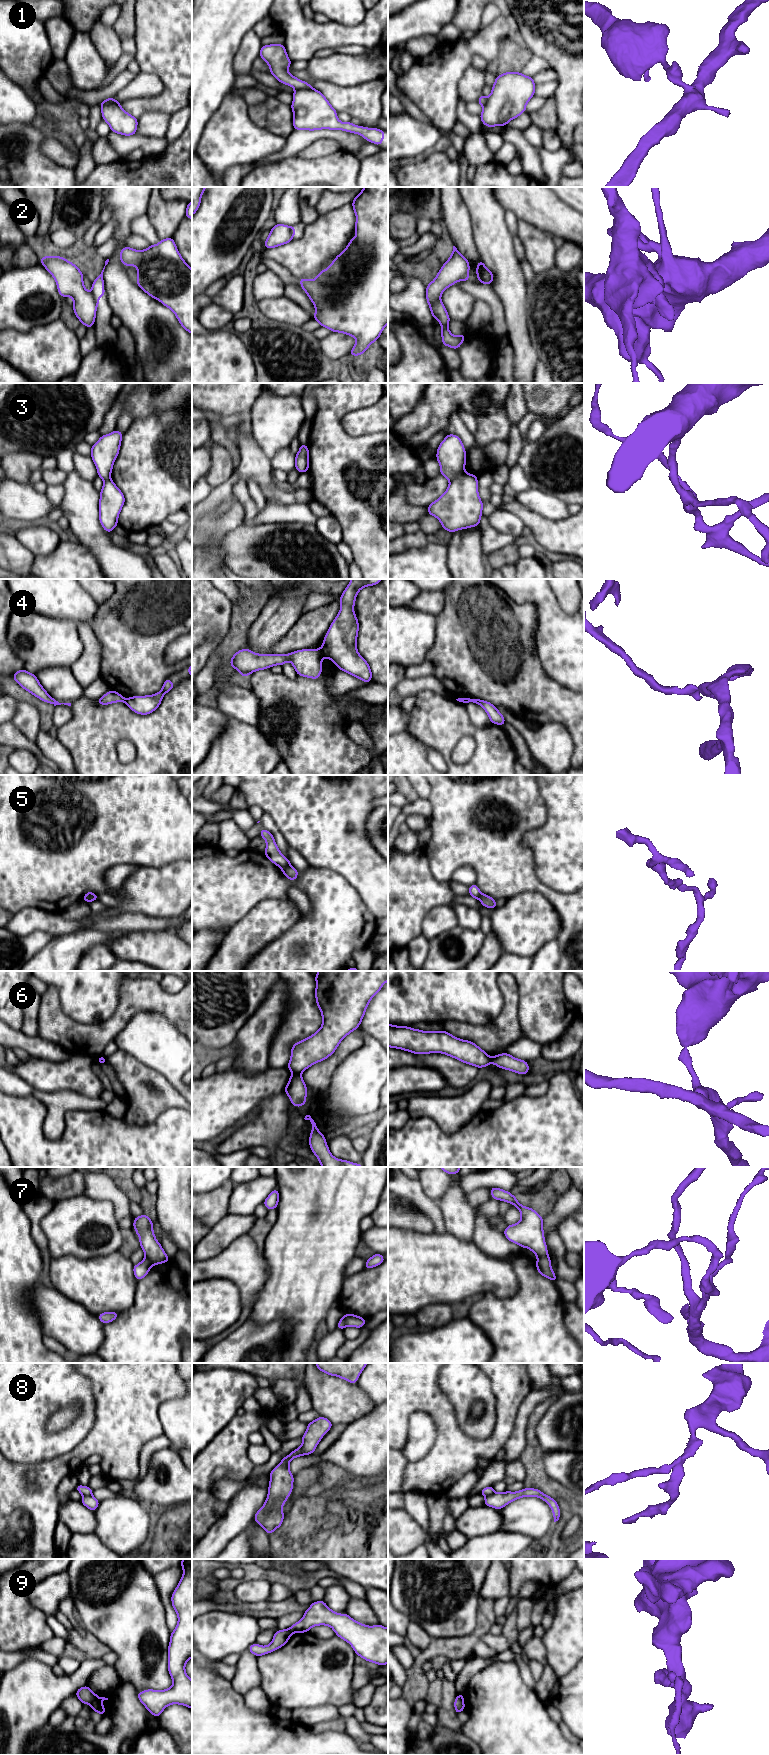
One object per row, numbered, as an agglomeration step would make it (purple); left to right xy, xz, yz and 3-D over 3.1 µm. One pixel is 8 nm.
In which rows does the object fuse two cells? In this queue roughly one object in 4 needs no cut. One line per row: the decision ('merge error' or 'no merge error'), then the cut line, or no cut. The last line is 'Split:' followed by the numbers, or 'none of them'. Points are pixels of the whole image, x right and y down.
1: merge error; cut xz (311, 87), (296, 90)
2: merge error; cut xy (91, 292), (96, 306)
3: merge error; cut yz (464, 472), (450, 481)
4: merge error; cut xz (319, 649), (323, 655)
5: merge error; cut xz (290, 864), (281, 868)
6: merge error; cut xz (293, 1072), (300, 1074)
7: merge error; cut yz (547, 1254), (538, 1258)
8: merge error; cut xy (91, 1494), (83, 1496)
9: merge error; cut xy (97, 1696), (90, 1704)
Split: 1, 2, 3, 4, 5, 6, 7, 8, 9

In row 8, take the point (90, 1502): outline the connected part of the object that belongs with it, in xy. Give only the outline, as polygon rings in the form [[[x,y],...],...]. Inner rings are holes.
[[[83,1496],[80,1501],[84,1506],[86,1506],[91,1511],[95,1511],[100,1503],[94,1496]]]

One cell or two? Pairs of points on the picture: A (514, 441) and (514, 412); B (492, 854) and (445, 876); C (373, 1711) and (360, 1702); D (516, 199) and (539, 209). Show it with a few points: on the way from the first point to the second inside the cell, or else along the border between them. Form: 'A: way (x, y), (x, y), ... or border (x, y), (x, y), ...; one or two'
A: border (511, 422), (516, 424); two
B: way (479, 854), (463, 854), (454, 863); one
C: border (376, 1686), (370, 1702), (363, 1708); two
D: way (522, 199), (529, 199), (533, 203); one

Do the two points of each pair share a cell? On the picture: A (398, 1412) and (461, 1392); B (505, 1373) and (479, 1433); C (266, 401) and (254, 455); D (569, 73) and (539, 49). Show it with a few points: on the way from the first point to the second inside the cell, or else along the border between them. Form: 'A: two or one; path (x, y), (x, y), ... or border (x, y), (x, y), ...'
A: two; border (438, 1374), (438, 1385), (452, 1405), (457, 1417)
B: two; border (486, 1374), (490, 1379), (495, 1399), (497, 1419)
C: two; border (252, 435), (264, 454), (270, 459)
D: one; path (562, 66), (546, 50)

